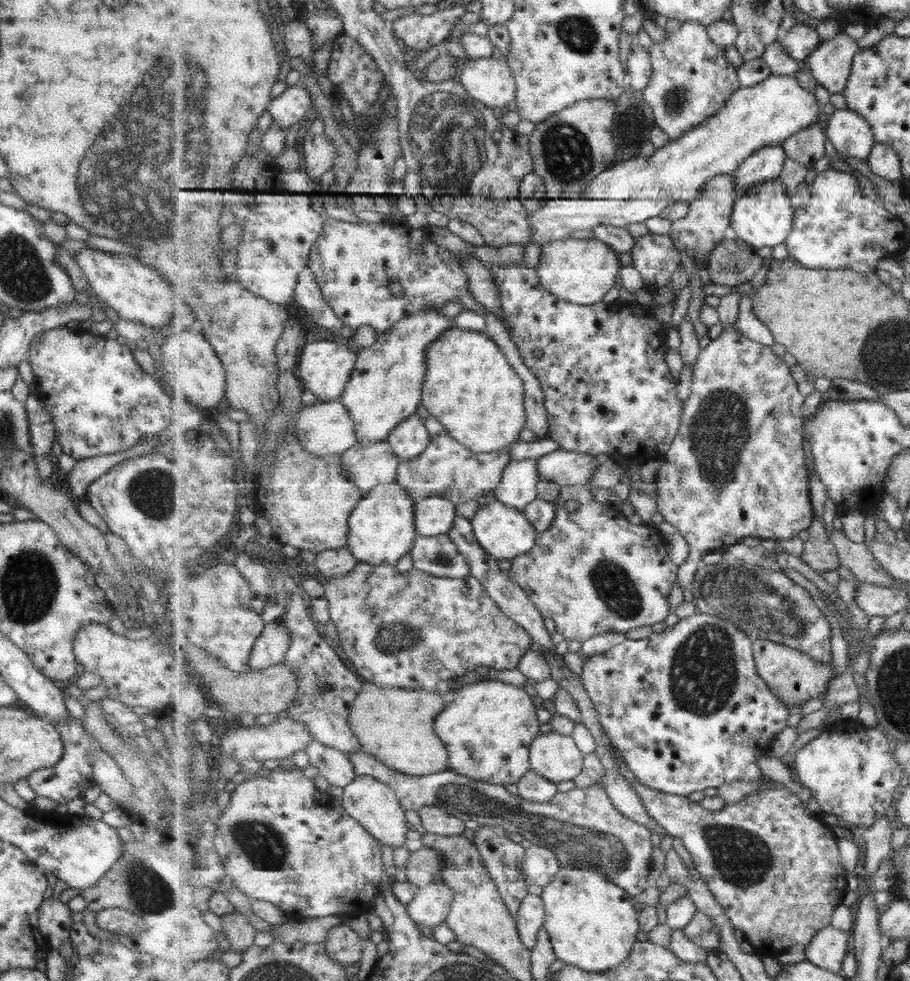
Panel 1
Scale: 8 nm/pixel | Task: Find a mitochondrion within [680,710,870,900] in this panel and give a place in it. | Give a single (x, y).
(741, 858)

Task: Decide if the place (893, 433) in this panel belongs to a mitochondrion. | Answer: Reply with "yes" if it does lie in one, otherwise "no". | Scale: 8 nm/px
no

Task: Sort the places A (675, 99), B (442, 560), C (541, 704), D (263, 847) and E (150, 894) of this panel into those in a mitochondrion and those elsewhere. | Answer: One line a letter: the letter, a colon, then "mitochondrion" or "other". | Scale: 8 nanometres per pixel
A: mitochondrion
B: mitochondrion
C: other
D: mitochondrion
E: mitochondrion

